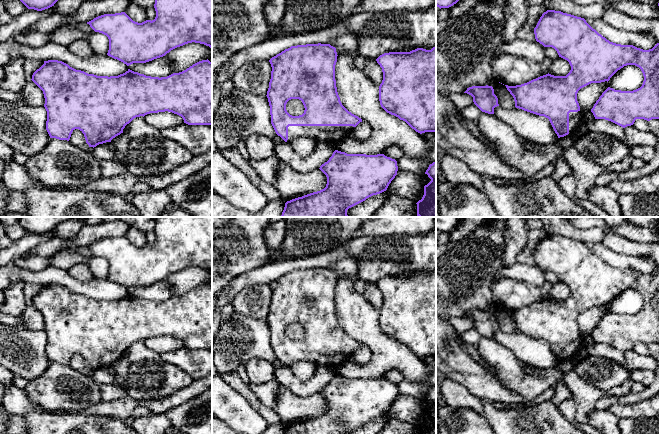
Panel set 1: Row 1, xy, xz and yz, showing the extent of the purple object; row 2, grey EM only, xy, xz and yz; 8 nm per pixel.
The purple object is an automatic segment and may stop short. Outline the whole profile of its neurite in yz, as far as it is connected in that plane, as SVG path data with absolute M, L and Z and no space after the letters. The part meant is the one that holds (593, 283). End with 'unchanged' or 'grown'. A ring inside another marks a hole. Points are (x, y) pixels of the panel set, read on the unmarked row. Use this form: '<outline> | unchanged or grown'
M547 234L542 238L534 252L534 258L537 266L544 271L554 272L559 281L569 286L570 296L566 300L554 300L548 297L521 309L505 310L513 320L516 332L548 342L558 362L574 358L583 346L583 336L577 325L578 315L591 307L608 306L618 294L627 289L635 289L641 293L644 300L642 310L633 315L621 315L608 311L591 333L595 343L605 343L623 352L633 349L636 343L647 345L659 343L659 267L649 274L633 269L616 268L599 258L584 242L555 234Z | grown

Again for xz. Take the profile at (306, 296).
M306 268L291 270L272 281L271 303L267 315L271 348L278 360L285 366L307 360L317 365L337 367L350 360L362 343L349 336L341 327L335 304L337 286L336 272L330 268ZM291 323L299 323L304 329L304 337L292 340L286 334Z | grown

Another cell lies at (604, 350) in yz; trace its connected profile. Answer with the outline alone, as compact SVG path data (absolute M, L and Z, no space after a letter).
M594 343L586 346L586 351L589 356L604 357L627 368L624 352L611 345Z

